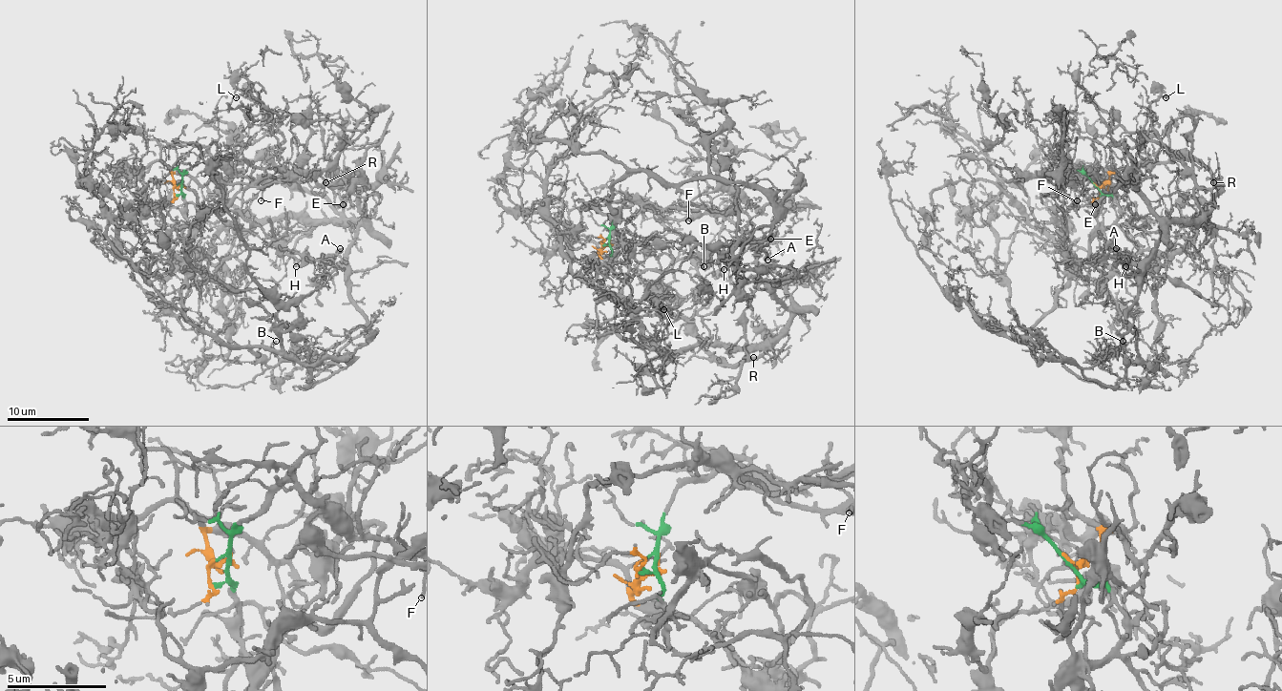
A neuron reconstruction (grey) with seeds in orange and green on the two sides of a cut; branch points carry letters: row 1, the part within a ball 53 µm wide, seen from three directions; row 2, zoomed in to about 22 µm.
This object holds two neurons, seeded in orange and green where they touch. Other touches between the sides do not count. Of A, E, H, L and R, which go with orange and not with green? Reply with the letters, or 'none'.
A, E, H, L, R

